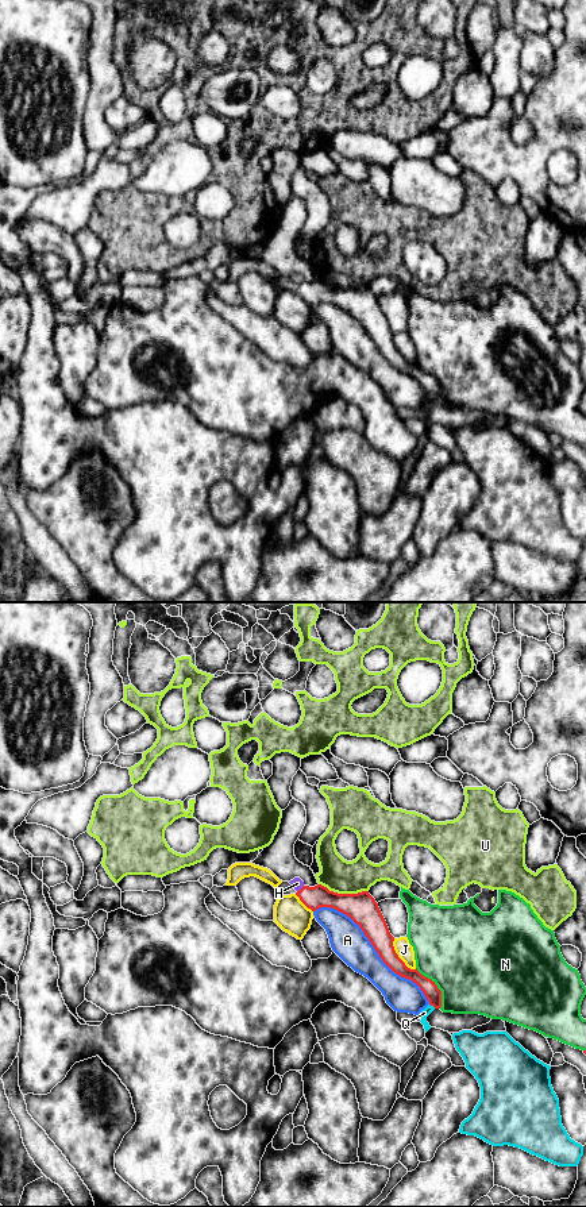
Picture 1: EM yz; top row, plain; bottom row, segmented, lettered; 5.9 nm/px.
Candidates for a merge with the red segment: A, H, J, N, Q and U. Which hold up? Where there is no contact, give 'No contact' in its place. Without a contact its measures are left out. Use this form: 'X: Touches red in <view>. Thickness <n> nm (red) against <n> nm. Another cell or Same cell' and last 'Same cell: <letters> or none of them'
A: Touches red in yz. Thickness 180 nm (red) against 220 nm. Another cell
H: Touches red in yz. Thickness 140 nm (red) against 70 nm. Another cell
J: Touches red in yz. Thickness 150 nm (red) against 100 nm. Another cell
N: Touches red in yz. Thickness 90 nm (red) against 500 nm. Another cell
Q: Touches red in yz. Thickness 90 nm (red) against 50 nm. Another cell
U: Touches red in yz. Thickness 180 nm (red) against 200 nm. Another cell
Same cell: none of them

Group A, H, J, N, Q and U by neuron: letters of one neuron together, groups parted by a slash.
A / H / J / N / Q / U

